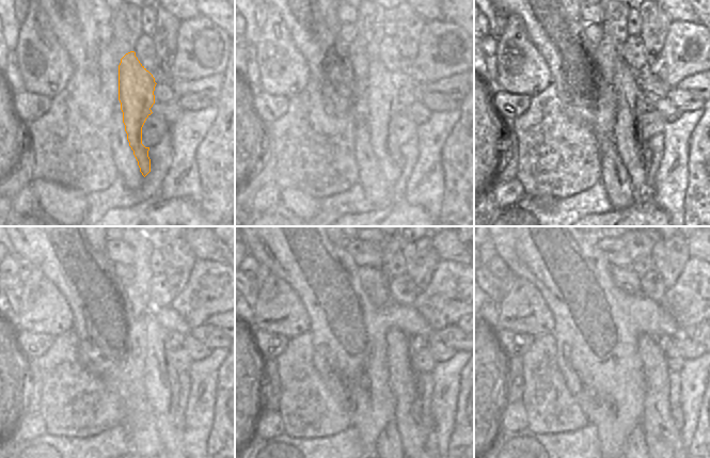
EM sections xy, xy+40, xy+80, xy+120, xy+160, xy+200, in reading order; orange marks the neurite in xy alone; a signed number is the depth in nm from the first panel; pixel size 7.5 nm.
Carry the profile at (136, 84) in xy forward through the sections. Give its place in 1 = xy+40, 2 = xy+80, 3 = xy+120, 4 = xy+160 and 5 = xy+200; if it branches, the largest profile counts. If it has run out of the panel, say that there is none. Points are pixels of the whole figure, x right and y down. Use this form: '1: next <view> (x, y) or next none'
1: next xy+40 (381, 85)
2: next xy+80 (635, 156)
3: next xy+120 (161, 384)
4: next xy+160 (419, 440)
5: next xy+200 (663, 441)

